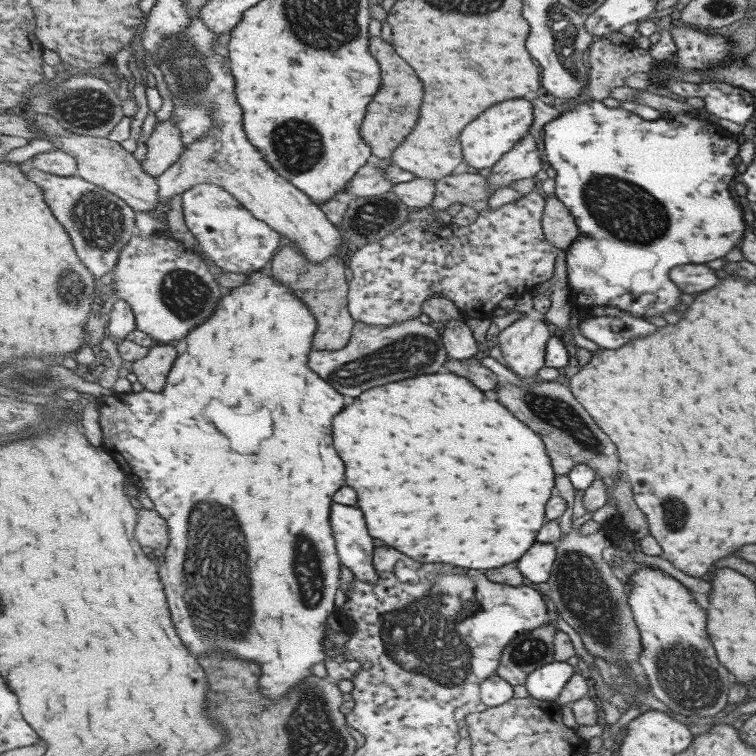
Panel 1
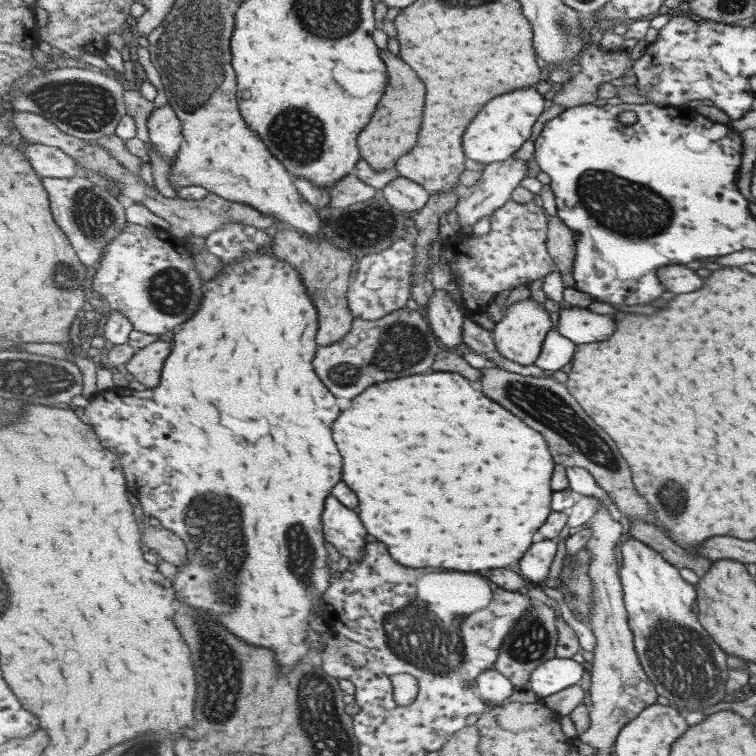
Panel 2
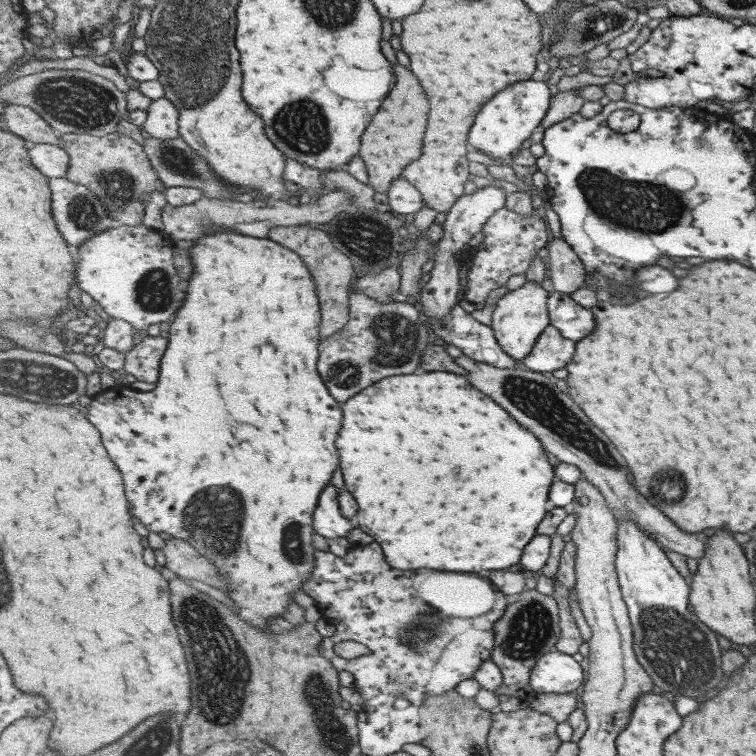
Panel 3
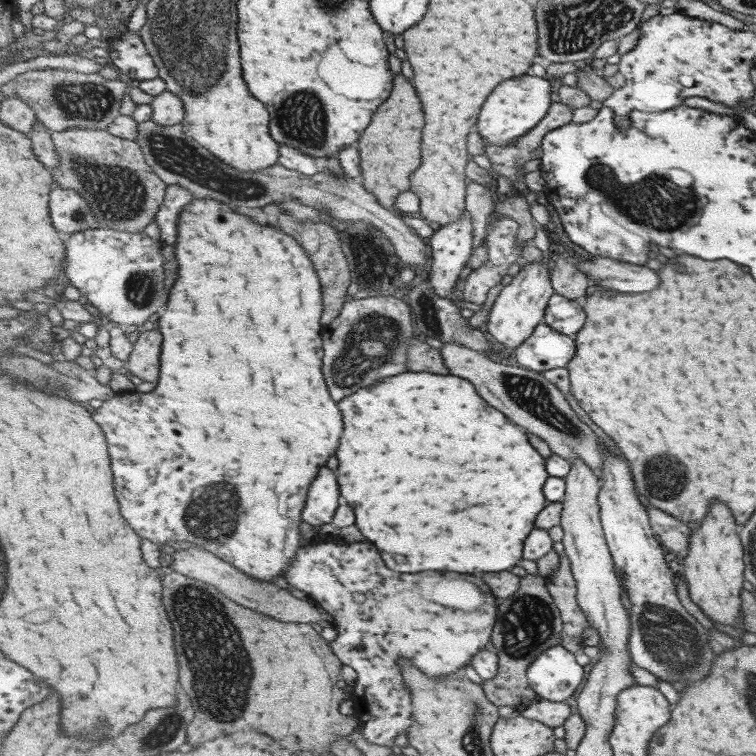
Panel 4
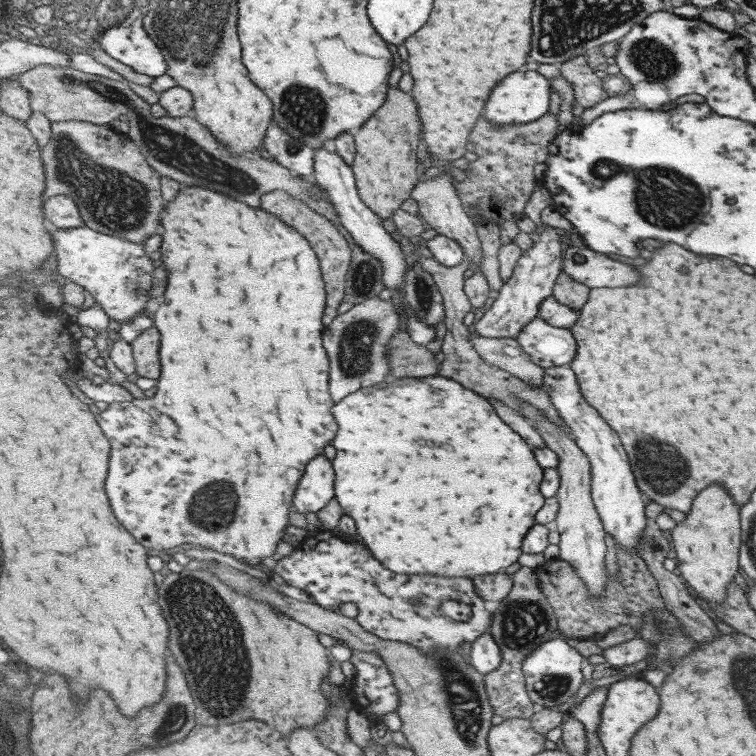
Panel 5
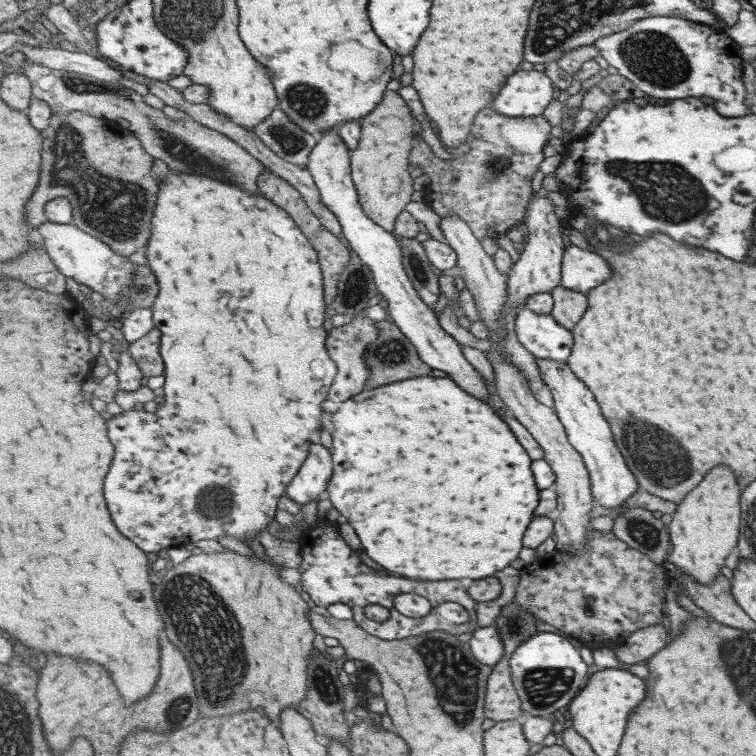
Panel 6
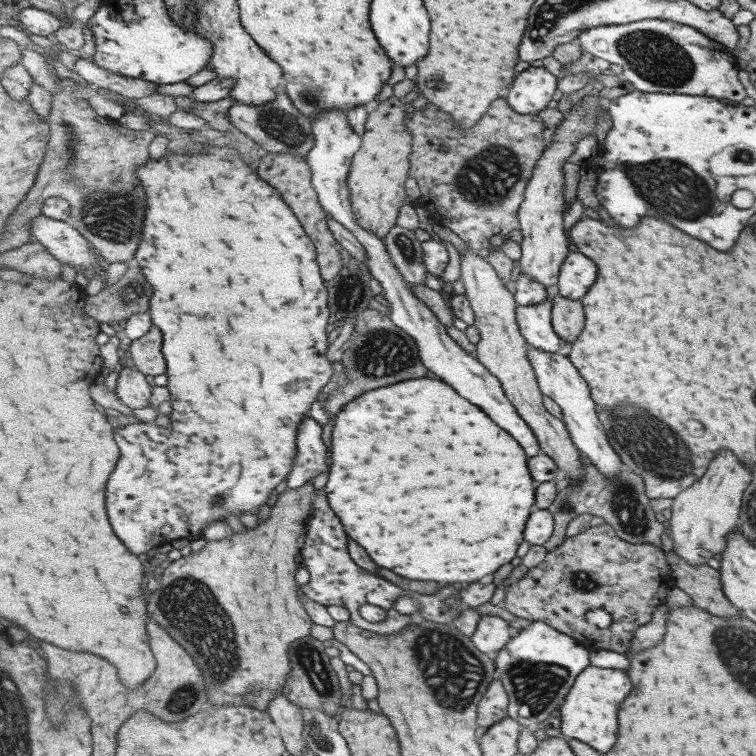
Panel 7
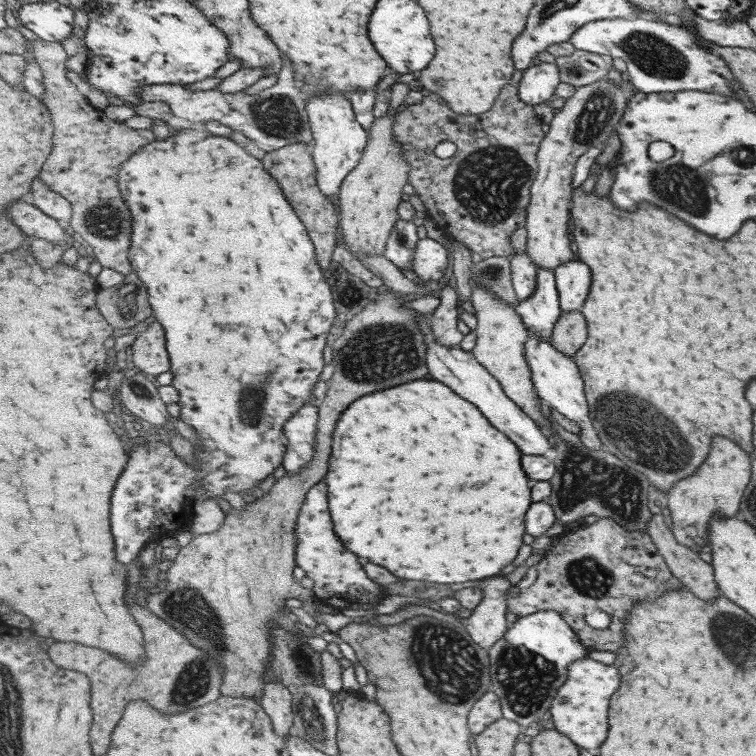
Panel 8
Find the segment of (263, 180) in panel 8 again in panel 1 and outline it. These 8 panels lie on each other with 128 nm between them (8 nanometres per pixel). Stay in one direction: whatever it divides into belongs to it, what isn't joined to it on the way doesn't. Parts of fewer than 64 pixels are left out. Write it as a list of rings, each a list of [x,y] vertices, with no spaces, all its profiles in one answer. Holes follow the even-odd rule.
[[[269,267],[247,275],[249,283],[229,289],[231,294],[225,296],[225,302],[221,302],[221,306],[217,308],[217,314],[187,338],[187,350],[177,360],[173,374],[169,374],[168,377],[169,386],[165,384],[163,392],[144,389],[136,393],[114,393],[101,397],[97,402],[97,422],[102,435],[101,447],[120,463],[125,478],[149,496],[154,508],[169,526],[171,541],[167,550],[162,553],[165,559],[161,564],[161,578],[165,584],[165,592],[169,594],[169,610],[173,610],[173,622],[177,626],[177,632],[181,634],[181,640],[185,642],[185,646],[193,648],[193,654],[197,656],[225,650],[235,658],[253,660],[261,664],[263,674],[259,678],[259,686],[269,700],[279,700],[312,676],[315,664],[327,660],[325,618],[331,616],[331,612],[335,610],[342,564],[331,525],[331,506],[337,490],[345,486],[345,464],[333,446],[333,418],[345,408],[345,396],[307,366],[318,330],[318,321],[306,304],[297,297],[295,290],[291,290],[287,284],[277,282]]]

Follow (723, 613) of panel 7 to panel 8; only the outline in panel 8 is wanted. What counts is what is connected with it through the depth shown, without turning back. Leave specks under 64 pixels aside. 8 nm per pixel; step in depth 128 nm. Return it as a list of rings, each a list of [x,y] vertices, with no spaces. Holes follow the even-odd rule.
[[[653,514],[647,532],[684,588],[703,602],[711,602],[715,596],[719,596],[711,565],[699,559],[698,553],[676,539],[663,514]]]

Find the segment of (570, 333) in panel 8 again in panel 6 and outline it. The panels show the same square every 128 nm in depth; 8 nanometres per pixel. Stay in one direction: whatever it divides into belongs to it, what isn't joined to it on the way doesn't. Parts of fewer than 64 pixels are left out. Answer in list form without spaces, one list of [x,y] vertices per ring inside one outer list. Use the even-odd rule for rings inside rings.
[[[563,285],[553,289],[554,312],[552,316],[567,330],[573,331],[578,322],[588,312],[589,302],[587,293],[575,291]]]

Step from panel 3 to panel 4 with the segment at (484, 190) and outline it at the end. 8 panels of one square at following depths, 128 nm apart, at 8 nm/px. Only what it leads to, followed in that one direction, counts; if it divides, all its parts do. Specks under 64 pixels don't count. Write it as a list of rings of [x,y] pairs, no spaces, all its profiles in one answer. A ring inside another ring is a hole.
[[[465,210],[461,215],[461,219],[453,221],[448,225],[443,225],[436,231],[428,240],[429,249],[431,250],[433,258],[433,269],[429,278],[437,296],[445,299],[453,299],[453,288],[459,281],[459,274],[465,268],[465,264],[469,262],[469,256],[475,249],[474,246],[478,244],[479,240],[474,236],[475,229],[473,229],[473,215],[471,211]]]

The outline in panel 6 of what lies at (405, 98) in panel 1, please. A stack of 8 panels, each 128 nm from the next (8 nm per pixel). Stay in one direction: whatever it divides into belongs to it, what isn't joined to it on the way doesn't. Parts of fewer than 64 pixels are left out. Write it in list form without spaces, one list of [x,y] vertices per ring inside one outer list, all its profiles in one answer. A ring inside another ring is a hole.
[[[399,90],[385,94],[385,102],[377,106],[371,114],[367,114],[361,120],[363,126],[362,135],[358,147],[352,152],[352,177],[356,183],[360,194],[360,203],[364,206],[365,213],[385,229],[394,232],[395,220],[403,212],[408,204],[415,197],[416,191],[413,188],[412,162],[410,154],[413,150],[413,140],[415,134],[415,120],[413,112],[409,108],[408,102],[405,102]]]

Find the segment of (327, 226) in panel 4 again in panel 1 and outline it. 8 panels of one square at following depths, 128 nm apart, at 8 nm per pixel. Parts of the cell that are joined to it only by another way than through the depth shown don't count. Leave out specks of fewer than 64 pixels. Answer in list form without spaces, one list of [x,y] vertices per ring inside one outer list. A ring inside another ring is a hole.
[[[284,241],[269,266],[273,278],[295,290],[297,297],[306,304],[318,321],[313,351],[341,350],[352,340],[356,321],[348,310],[350,284],[345,272],[348,262],[348,258],[342,254],[335,254],[321,262],[321,265],[313,264],[293,242]]]

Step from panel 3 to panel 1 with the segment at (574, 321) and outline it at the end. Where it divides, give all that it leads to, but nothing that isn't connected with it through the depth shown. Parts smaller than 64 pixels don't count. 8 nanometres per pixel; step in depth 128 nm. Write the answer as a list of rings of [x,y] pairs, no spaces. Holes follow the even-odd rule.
[[[623,316],[585,317],[579,322],[579,329],[583,336],[602,348],[617,350],[629,344],[635,338],[645,338],[655,334],[659,328],[643,318]]]

